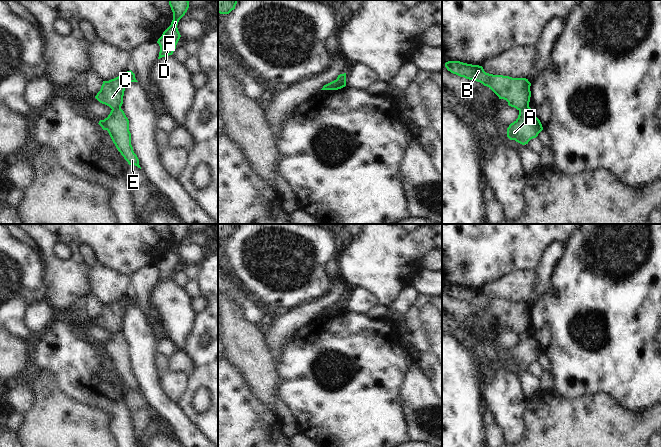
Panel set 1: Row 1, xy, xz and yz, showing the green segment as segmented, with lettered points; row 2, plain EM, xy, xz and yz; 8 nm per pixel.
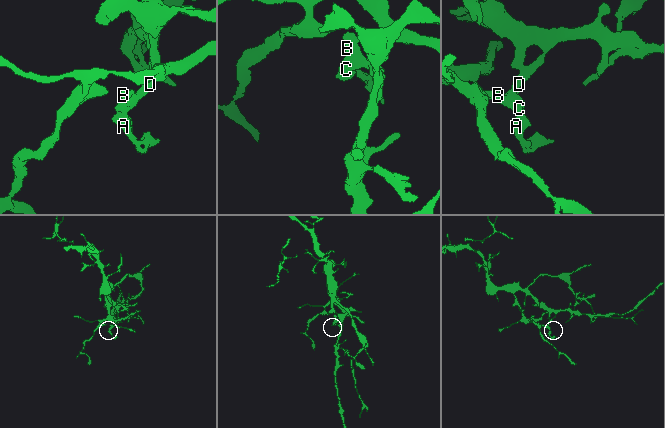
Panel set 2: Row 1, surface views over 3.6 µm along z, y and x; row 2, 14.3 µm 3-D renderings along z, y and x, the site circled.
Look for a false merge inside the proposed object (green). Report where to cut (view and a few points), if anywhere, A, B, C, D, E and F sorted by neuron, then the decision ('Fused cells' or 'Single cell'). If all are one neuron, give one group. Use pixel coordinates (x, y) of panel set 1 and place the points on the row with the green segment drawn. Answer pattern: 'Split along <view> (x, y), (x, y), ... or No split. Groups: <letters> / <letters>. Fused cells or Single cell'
Split along yz (528, 106), (519, 110). Groups: A E / B C D F. Fused cells.

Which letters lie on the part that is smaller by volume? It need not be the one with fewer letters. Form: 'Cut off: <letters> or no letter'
Cut off: A, E

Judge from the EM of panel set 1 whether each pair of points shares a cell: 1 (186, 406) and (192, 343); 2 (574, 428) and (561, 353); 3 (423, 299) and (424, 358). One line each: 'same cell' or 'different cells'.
1: same cell
2: different cells
3: same cell

